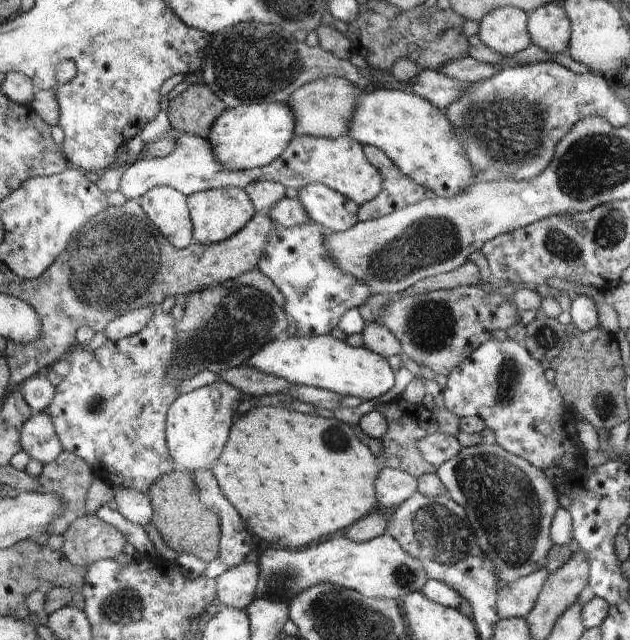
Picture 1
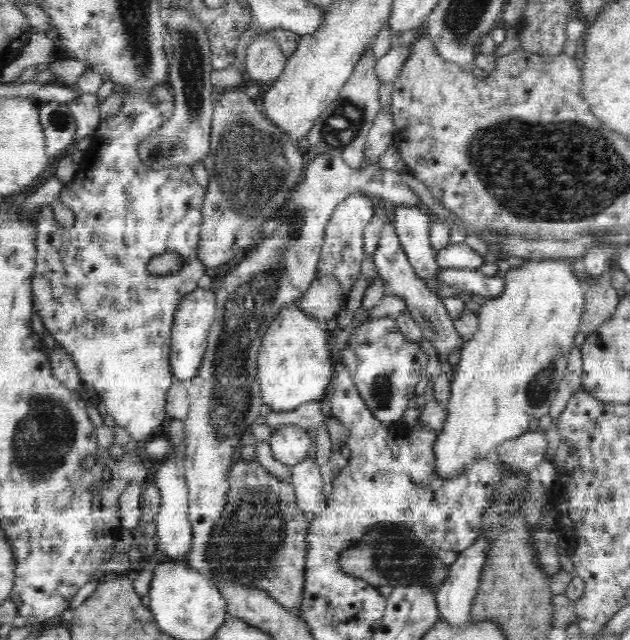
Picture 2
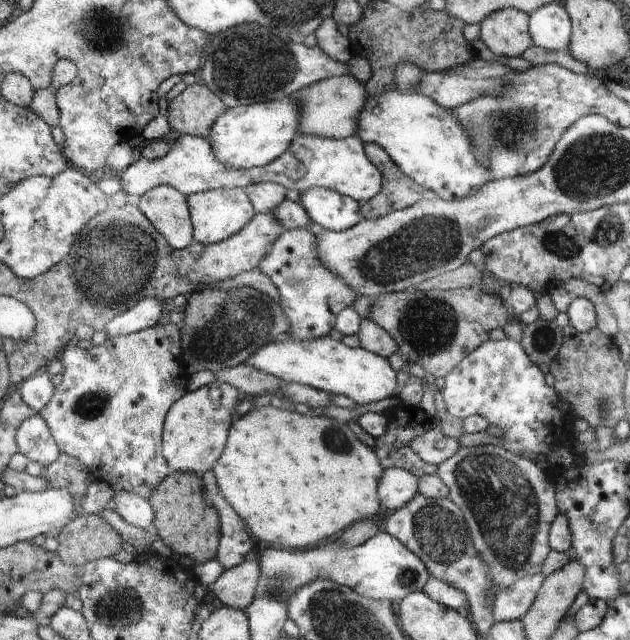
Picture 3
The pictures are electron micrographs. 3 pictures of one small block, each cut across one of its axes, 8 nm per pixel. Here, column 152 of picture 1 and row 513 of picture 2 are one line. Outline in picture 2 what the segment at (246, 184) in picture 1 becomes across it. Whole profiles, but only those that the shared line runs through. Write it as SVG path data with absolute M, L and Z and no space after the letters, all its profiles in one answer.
M182 442L182 446L174 448L174 454L170 454L168 460L164 460L164 464L160 466L158 474L156 474L156 486L162 492L162 502L160 502L160 512L158 512L158 520L156 520L156 530L158 530L158 552L166 558L172 560L182 560L194 544L194 526L190 520L190 488L188 488L188 480L186 480L186 442Z

